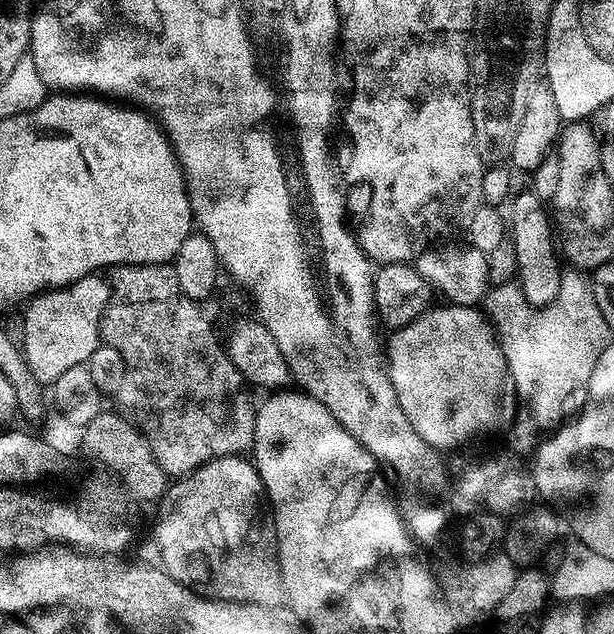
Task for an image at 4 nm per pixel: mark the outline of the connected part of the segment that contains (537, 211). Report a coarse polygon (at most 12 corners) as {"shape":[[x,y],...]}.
{"shape":[[530,190],[509,206],[517,281],[529,304],[556,296],[549,215]]}

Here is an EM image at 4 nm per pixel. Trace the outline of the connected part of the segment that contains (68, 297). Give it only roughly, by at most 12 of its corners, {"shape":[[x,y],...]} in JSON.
{"shape":[[100,274],[23,305],[18,343],[45,386],[101,347]]}

